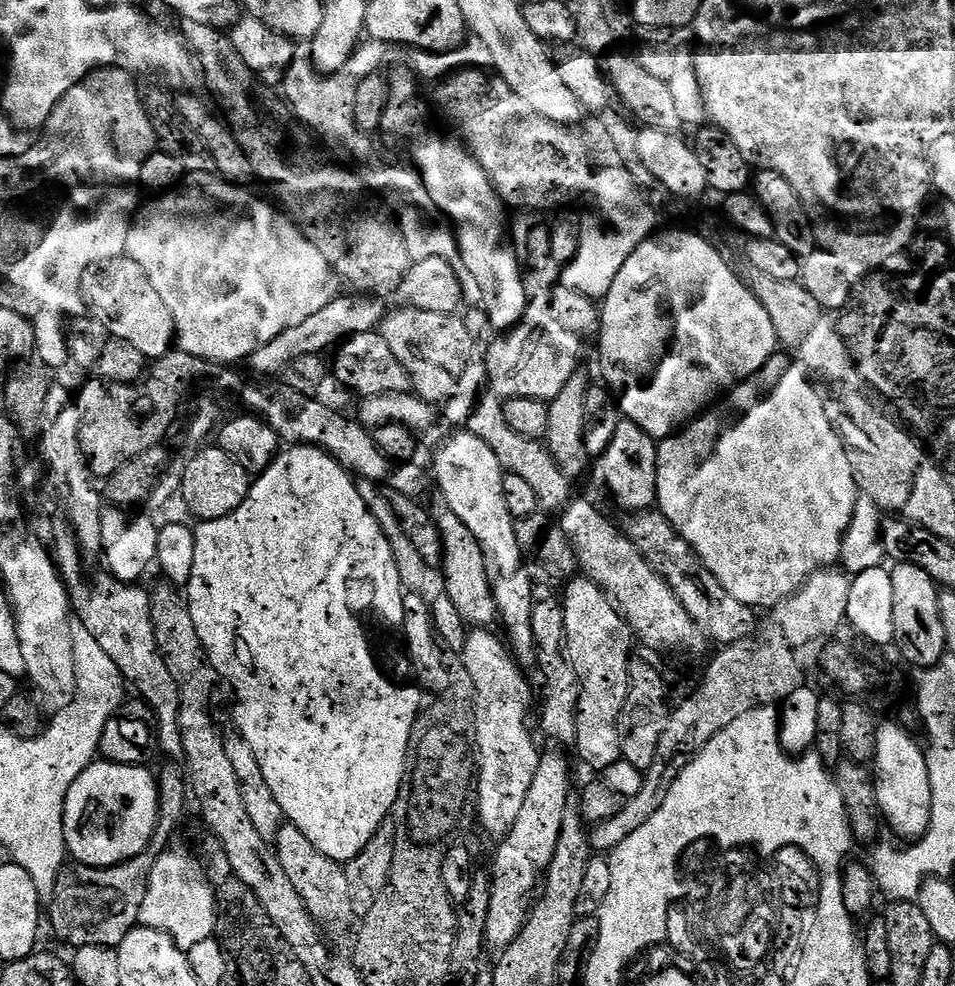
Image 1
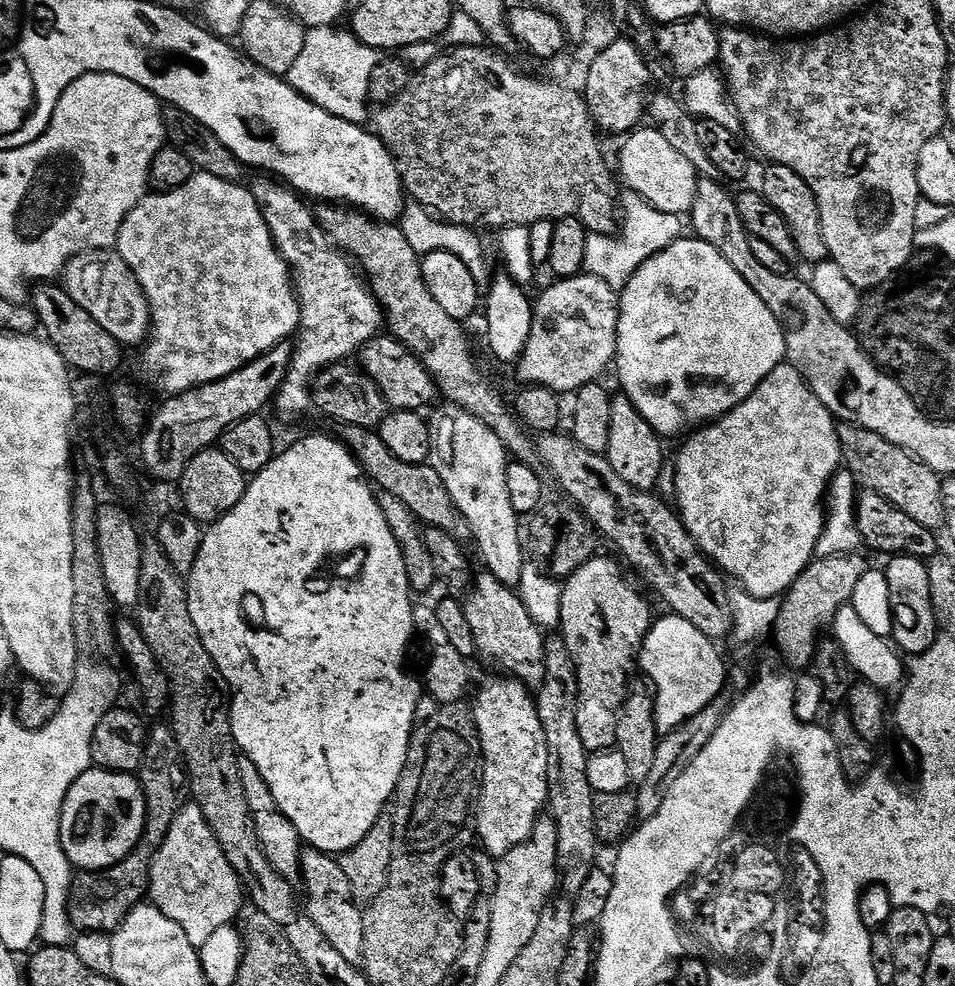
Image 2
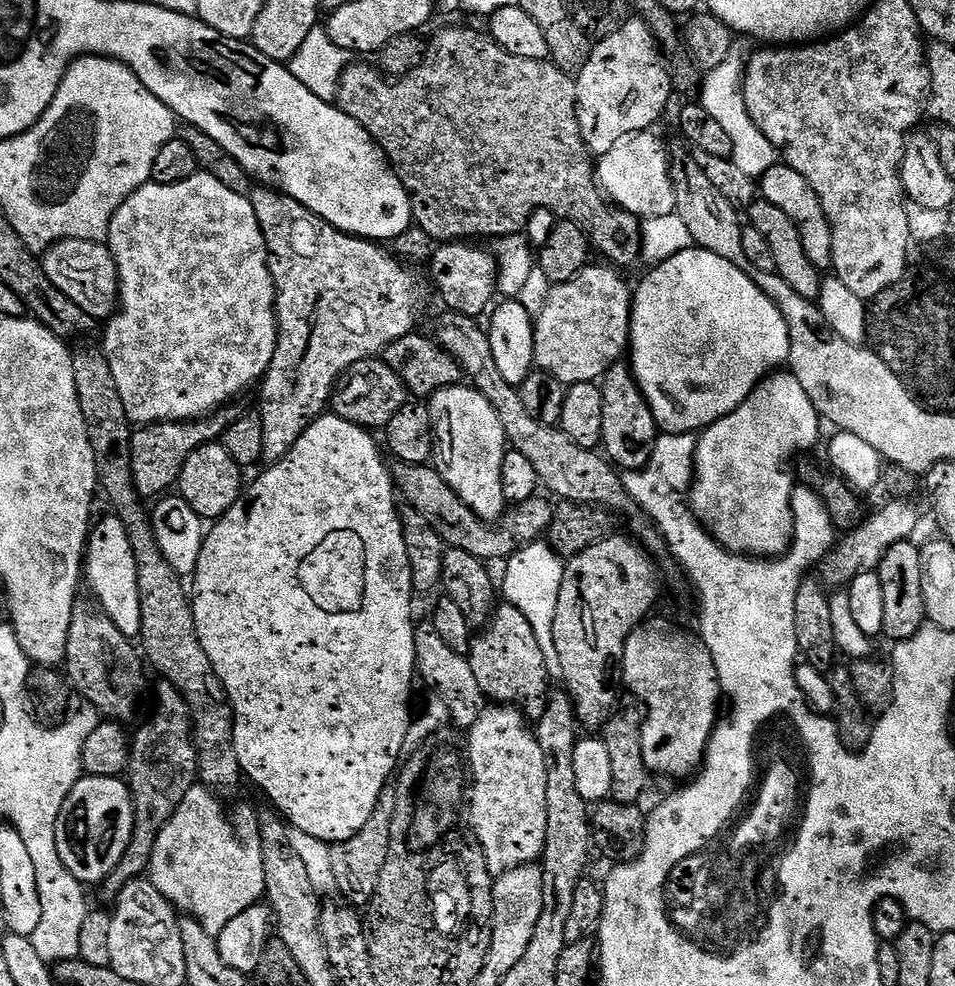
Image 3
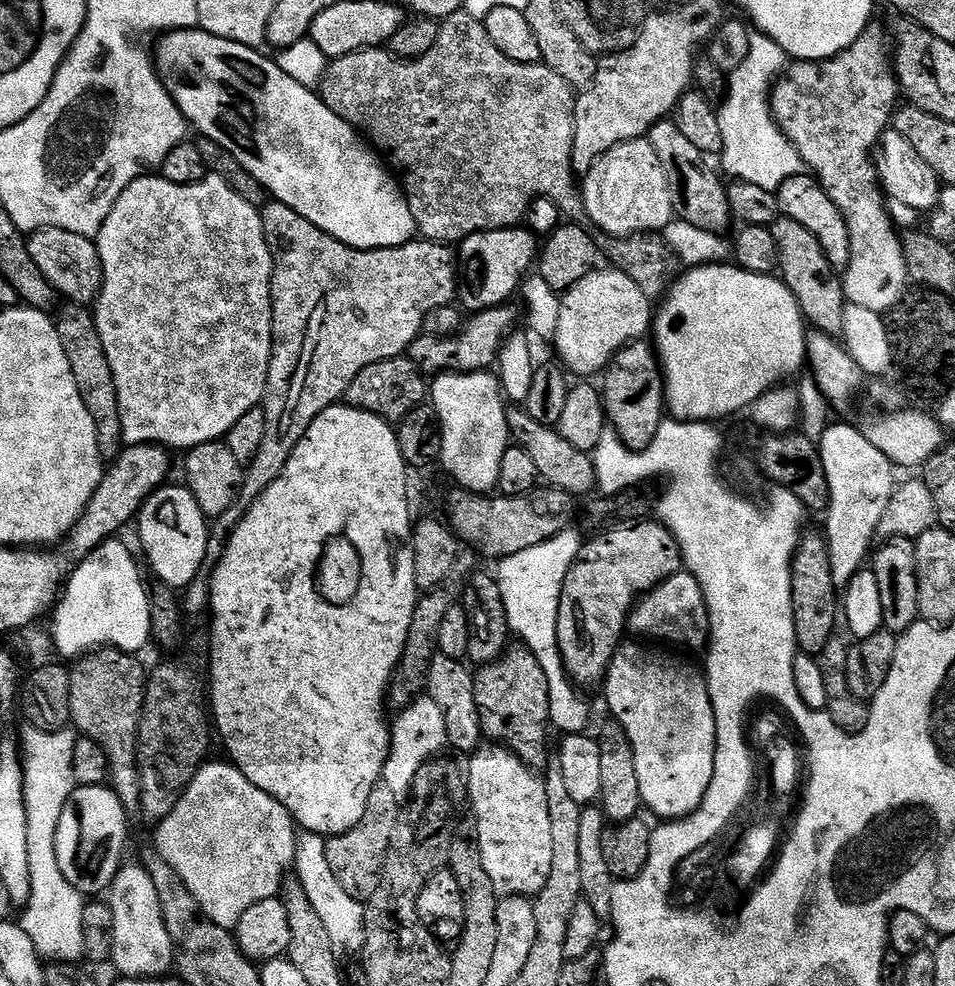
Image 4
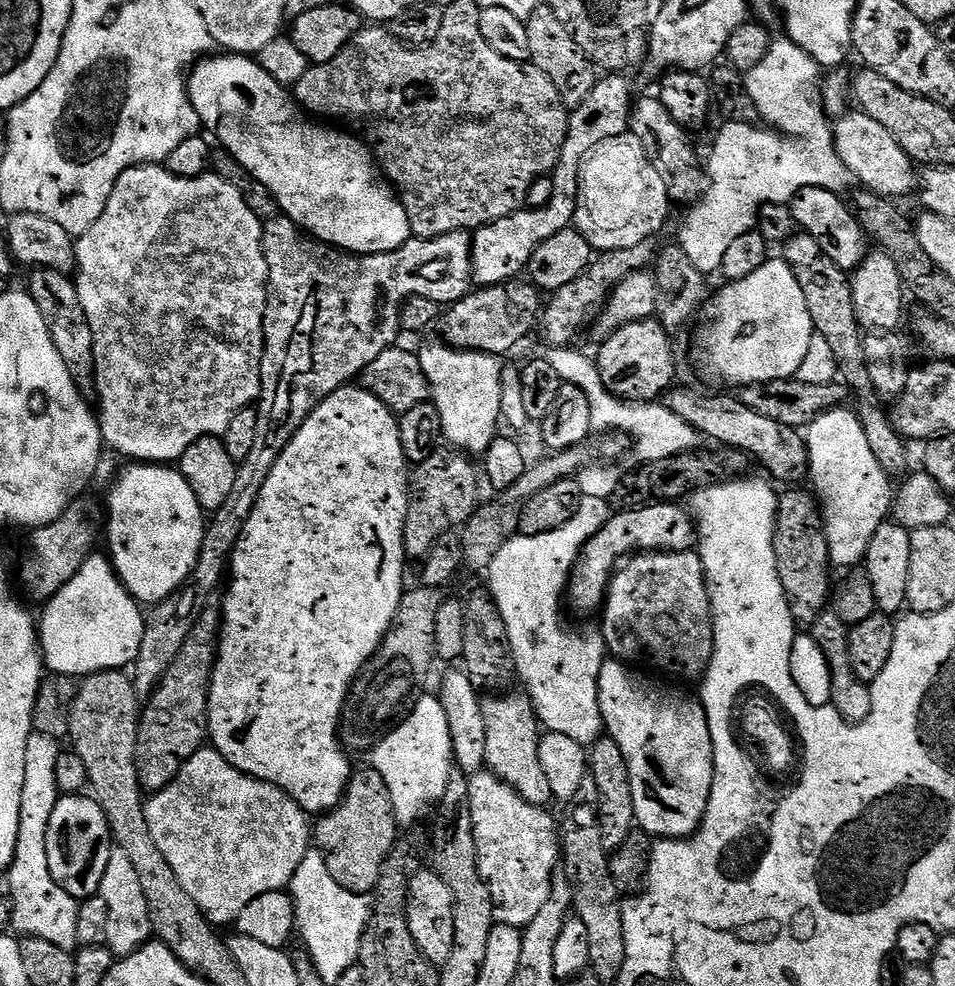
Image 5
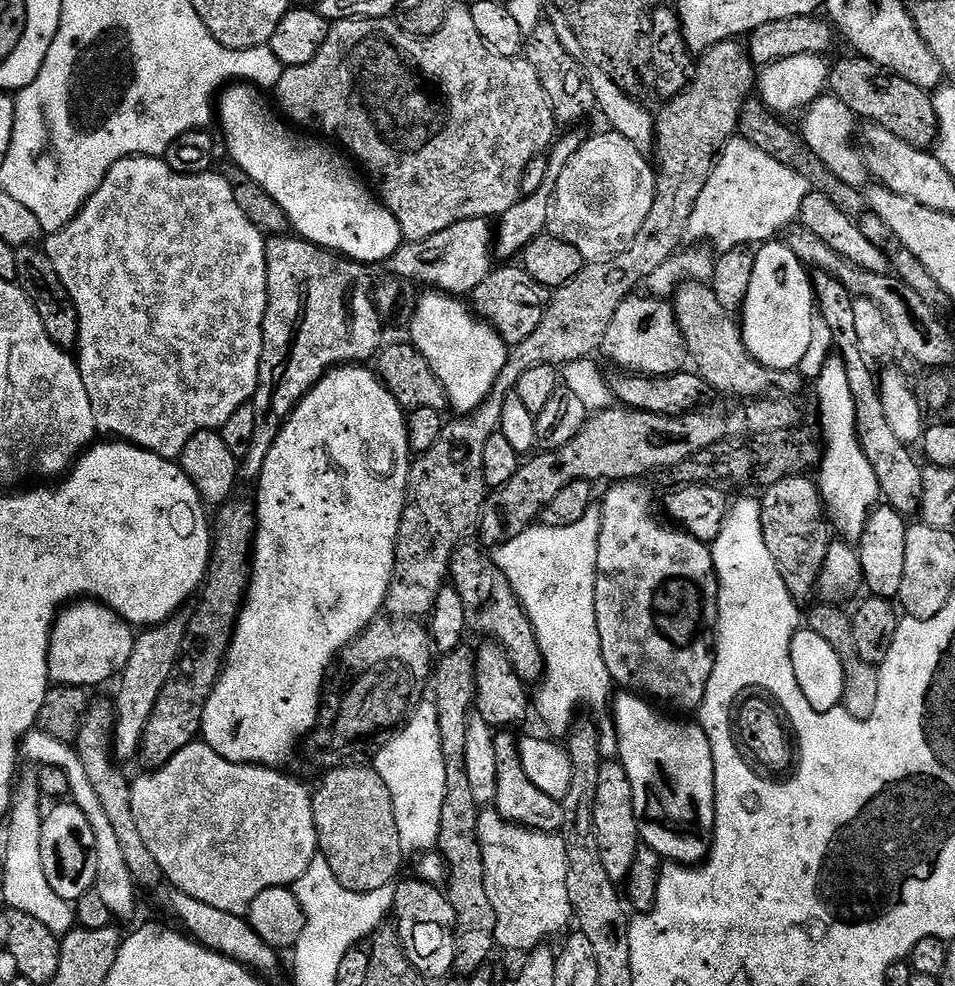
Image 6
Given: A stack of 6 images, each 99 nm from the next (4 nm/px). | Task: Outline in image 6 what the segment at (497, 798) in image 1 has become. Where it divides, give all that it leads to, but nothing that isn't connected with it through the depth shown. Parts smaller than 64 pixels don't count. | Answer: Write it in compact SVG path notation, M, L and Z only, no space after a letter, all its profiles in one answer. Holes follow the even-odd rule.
M495 810L481 811L478 818L478 842L482 846L482 862L486 870L486 895L496 915L496 943L501 949L527 954L539 948L551 936L556 936L574 920L570 890L568 889L568 841L555 832L535 832L512 824Z

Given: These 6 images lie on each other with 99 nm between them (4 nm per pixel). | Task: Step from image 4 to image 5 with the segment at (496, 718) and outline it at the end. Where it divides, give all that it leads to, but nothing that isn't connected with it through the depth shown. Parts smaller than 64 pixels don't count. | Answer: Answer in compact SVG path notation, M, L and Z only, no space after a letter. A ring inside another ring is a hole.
M512 691L489 695L482 703L482 718L486 718L486 768L526 798L526 802L548 806L553 799L540 757L542 725L527 692Z

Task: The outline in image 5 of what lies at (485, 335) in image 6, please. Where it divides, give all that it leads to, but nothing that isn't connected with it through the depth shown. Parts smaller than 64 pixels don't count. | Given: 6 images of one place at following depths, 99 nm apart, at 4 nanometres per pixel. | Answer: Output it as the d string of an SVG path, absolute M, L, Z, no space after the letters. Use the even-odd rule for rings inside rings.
M443 342L428 344L418 352L422 370L428 379L431 403L442 414L444 440L473 458L483 457L495 442L502 417L502 364L485 352L467 352L452 348Z

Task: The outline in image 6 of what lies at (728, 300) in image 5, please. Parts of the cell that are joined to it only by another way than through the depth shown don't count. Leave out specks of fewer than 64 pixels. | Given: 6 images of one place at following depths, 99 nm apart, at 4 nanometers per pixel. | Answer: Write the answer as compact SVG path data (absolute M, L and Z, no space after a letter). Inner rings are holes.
M776 238L759 245L754 262L754 279L750 281L750 294L746 294L742 309L744 345L750 354L770 370L791 372L799 369L809 349L811 323L817 316L812 277L798 254Z

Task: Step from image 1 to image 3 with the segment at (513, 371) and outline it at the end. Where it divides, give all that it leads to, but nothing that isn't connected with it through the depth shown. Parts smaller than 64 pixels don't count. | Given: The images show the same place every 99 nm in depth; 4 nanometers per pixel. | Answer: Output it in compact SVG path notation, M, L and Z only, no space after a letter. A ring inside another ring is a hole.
M589 266L576 275L575 280L558 284L549 292L549 300L541 312L535 315L534 323L534 354L535 367L541 372L549 372L569 384L590 384L599 381L604 373L625 355L632 335L632 298L633 289L623 280L621 273L615 267Z

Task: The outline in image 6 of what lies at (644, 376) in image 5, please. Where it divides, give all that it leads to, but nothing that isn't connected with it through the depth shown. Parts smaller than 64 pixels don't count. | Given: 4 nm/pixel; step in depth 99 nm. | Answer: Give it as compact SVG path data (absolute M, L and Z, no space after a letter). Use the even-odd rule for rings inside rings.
M651 294L627 296L606 330L602 356L617 369L634 372L637 376L669 376L685 371L690 357L686 338L678 326L675 307L667 299Z

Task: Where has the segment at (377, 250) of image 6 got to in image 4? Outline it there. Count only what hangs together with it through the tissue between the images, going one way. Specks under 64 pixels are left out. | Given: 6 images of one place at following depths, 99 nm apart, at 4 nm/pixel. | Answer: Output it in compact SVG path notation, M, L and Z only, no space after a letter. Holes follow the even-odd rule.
M199 26L177 28L174 32L161 35L159 40L160 45L154 48L156 70L185 120L195 131L197 128L201 132L199 135L203 139L218 142L218 146L230 150L230 154L234 154L234 158L238 158L238 162L242 162L242 166L246 166L246 170L250 170L250 174L254 174L254 178L258 178L260 185L266 189L269 197L275 203L290 206L290 210L302 214L302 218L306 218L306 222L314 222L314 226L318 226L318 230L322 230L327 236L332 236L338 242L351 248L397 248L413 239L416 223L412 217L408 199L404 197L404 190L400 187L397 177L389 171L376 149L371 147L369 141L357 132L353 124L338 118L338 114L334 114L334 110L330 110L330 106L326 106L313 89L294 82L294 78L290 78L290 74L281 70L275 59L267 60L263 56L265 54L263 51L250 46L242 46L238 42L230 42L226 38L218 38Z

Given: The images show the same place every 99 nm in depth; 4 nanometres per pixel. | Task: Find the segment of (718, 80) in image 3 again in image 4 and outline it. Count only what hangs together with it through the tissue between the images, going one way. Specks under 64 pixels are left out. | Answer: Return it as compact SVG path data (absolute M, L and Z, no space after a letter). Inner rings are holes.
M751 31L750 54L740 68L738 75L729 79L732 81L728 84L728 97L725 98L724 105L721 103L718 108L720 121L722 122L722 142L724 143L722 159L724 159L725 170L732 175L731 179L733 181L754 182L754 186L762 186L762 190L770 190L771 192L775 192L777 188L780 188L782 182L786 182L786 178L799 176L806 168L796 147L785 138L784 133L776 125L776 120L772 117L769 93L766 88L760 85L771 85L785 71L785 68L786 57L782 46L775 44L764 32Z

